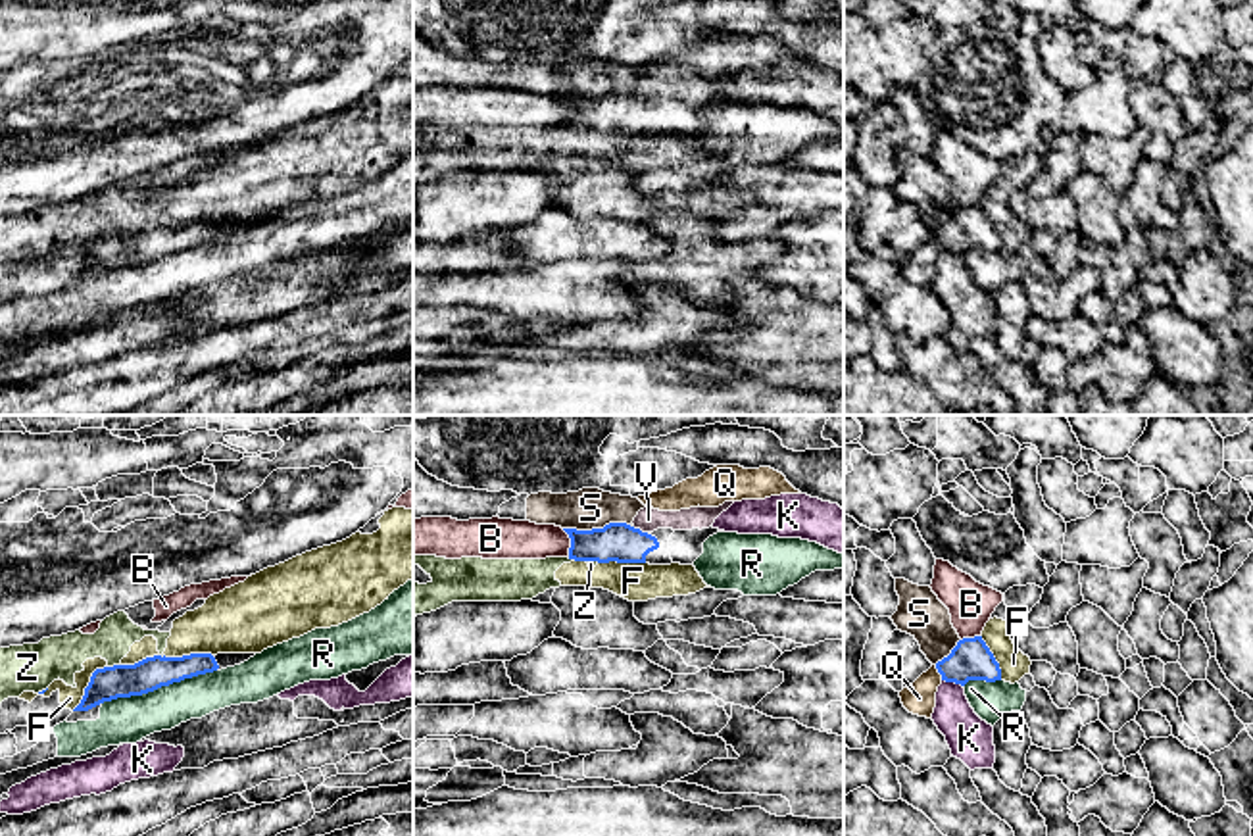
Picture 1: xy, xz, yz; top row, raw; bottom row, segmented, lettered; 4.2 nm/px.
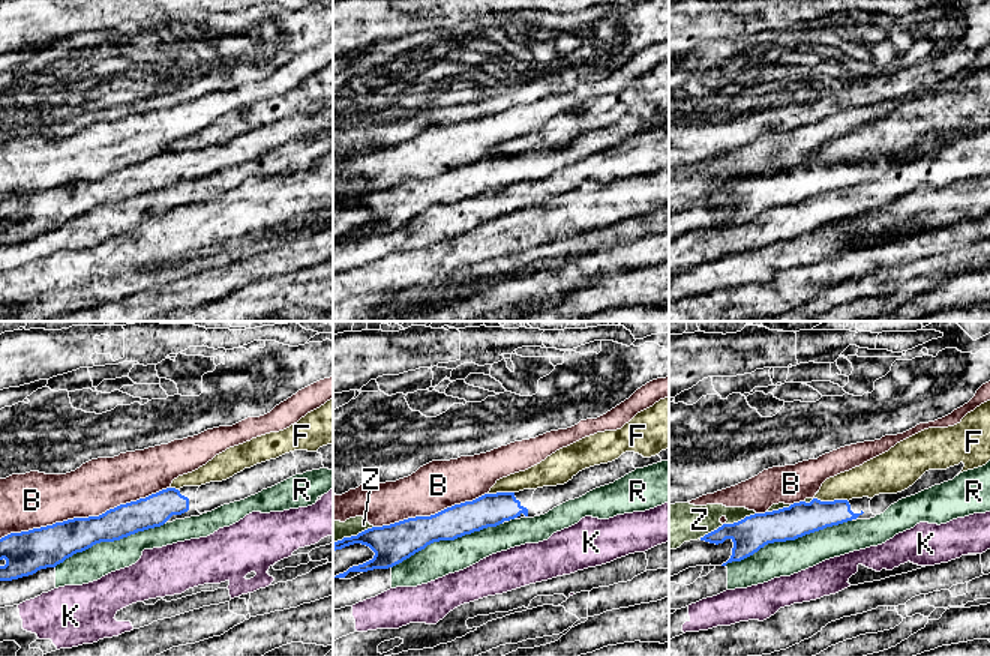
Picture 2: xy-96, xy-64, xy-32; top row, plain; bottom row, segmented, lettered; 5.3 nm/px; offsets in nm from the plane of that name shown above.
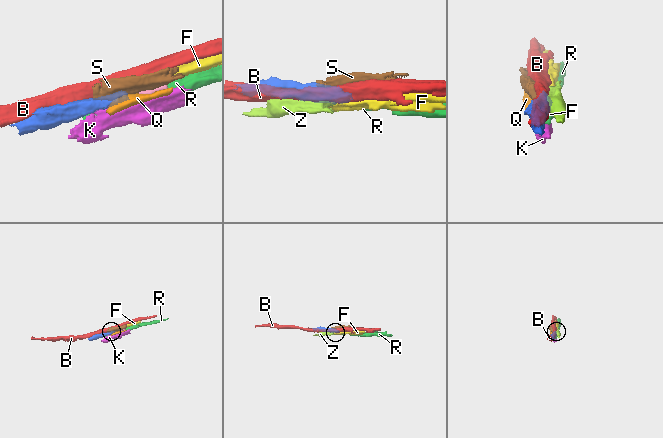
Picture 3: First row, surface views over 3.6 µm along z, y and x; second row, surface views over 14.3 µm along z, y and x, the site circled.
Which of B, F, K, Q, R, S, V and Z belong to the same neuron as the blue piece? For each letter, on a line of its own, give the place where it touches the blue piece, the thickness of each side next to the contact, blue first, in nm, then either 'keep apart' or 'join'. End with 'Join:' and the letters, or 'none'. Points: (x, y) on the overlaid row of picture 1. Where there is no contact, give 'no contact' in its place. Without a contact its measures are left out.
B: xz (571, 542) | 160/160 nm | keep apart
F: xy (89, 685) | 140/90 nm | keep apart
K: yz (952, 681) | 180/180 nm | keep apart
Q: yz (938, 671) | 180/140 nm | join
R: xy (158, 687) | 140/190 nm | keep apart
S: xz (596, 529) | 160/180 nm | keep apart
V: xz (638, 529) | 160/110 nm | join
Z: xy (114, 665) | 140/180 nm | keep apart
Join: Q, V

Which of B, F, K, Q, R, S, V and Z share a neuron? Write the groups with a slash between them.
B / F Z / K / Q V / R / S

